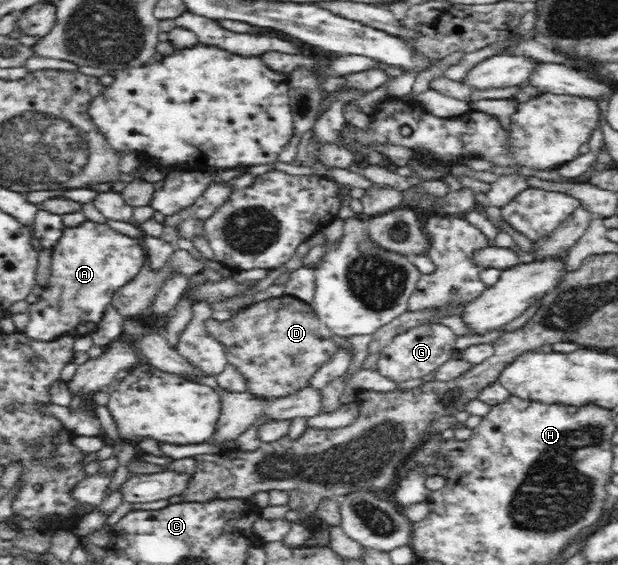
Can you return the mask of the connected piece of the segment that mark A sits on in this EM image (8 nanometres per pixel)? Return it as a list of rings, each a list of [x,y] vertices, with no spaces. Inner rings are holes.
[[[87,220],[80,228],[66,228],[63,237],[58,240],[58,243],[52,249],[51,275],[49,276],[48,284],[43,288],[43,294],[41,294],[39,302],[37,302],[37,304],[29,305],[29,311],[26,312],[29,316],[29,321],[23,333],[30,338],[30,340],[37,340],[40,342],[52,342],[56,338],[65,334],[73,337],[91,334],[97,328],[99,321],[103,318],[108,306],[112,302],[112,297],[118,292],[118,289],[125,286],[128,282],[131,282],[131,280],[133,280],[133,278],[135,278],[135,276],[141,272],[143,266],[145,266],[145,253],[146,247],[141,246],[139,239],[130,238],[129,236],[115,232],[115,230],[112,230],[105,223],[98,224]]]

